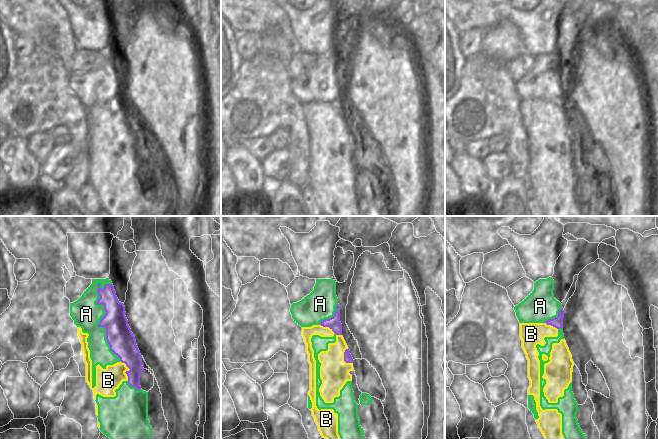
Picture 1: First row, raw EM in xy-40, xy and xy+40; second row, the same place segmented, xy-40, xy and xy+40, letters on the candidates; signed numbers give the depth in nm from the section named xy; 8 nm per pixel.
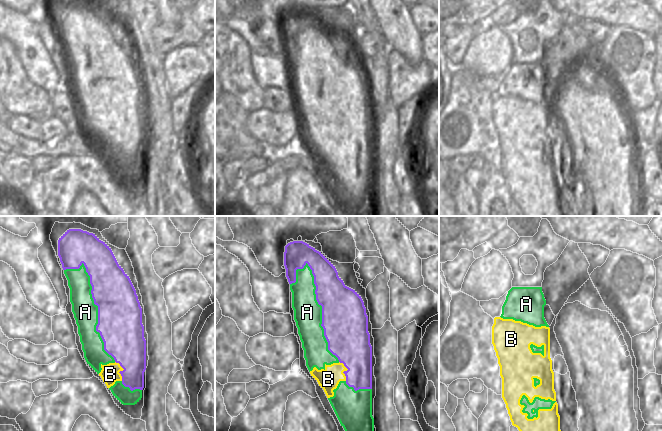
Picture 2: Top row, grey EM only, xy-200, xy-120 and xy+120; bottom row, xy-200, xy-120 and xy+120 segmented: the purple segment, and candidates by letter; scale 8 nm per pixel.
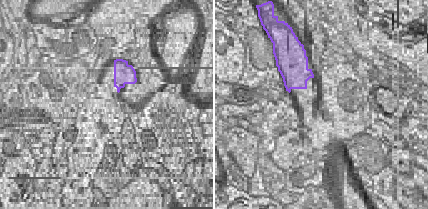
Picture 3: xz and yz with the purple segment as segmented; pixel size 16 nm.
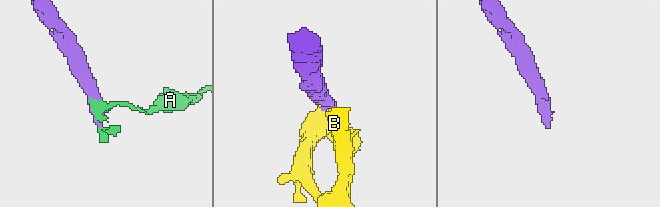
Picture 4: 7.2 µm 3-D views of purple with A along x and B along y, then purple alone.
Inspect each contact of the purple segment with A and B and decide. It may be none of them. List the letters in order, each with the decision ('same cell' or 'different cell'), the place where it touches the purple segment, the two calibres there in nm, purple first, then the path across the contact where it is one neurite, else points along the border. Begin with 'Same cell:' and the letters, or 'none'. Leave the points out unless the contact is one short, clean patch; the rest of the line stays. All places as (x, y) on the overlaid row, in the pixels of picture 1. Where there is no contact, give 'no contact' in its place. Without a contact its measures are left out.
Same cell: none
A: different cell | xy-40 (100, 321) | 220/220 nm
B: different cell | xy-40 (127, 371) | 220/190 nm

